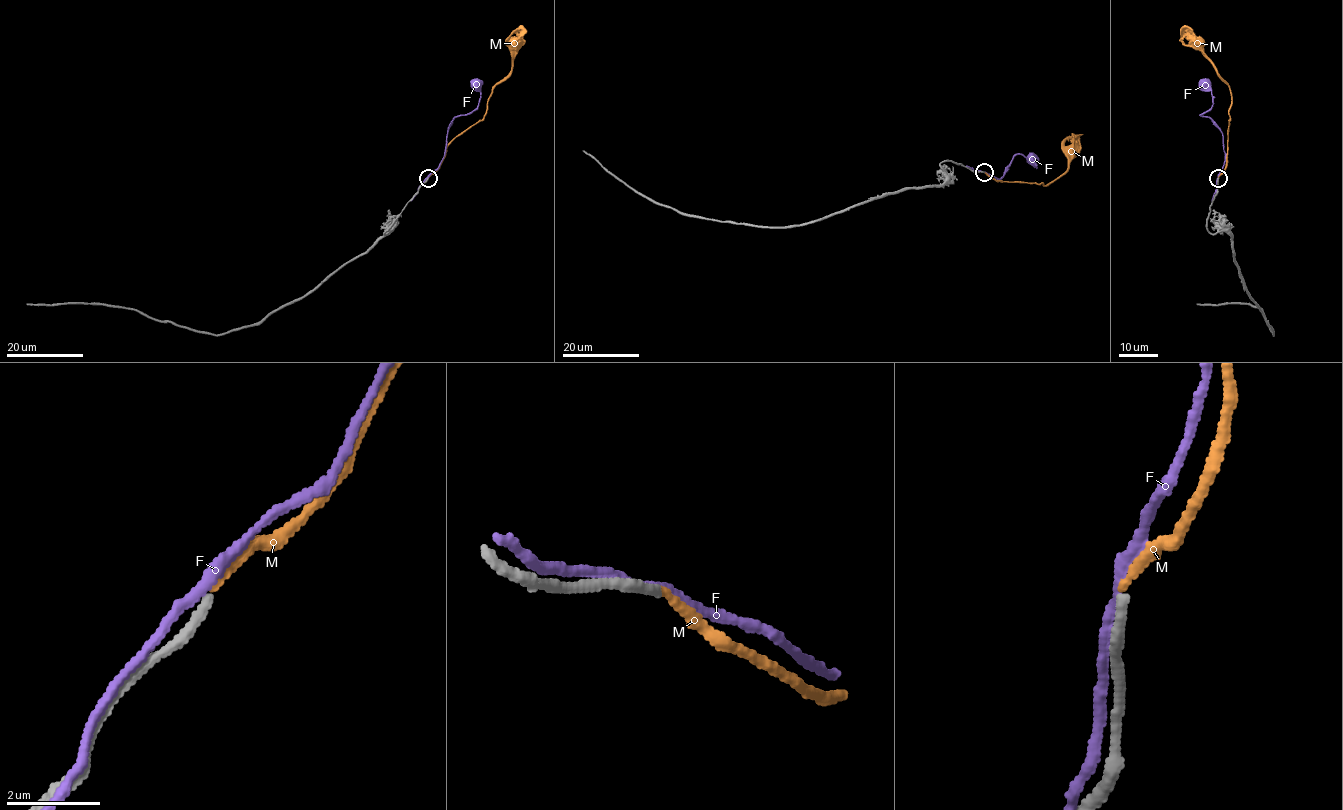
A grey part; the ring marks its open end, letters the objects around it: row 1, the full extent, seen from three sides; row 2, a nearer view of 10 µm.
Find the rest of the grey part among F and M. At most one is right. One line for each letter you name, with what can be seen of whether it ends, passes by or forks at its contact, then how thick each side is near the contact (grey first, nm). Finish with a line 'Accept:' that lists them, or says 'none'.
M: It ends there. Thickness 200 nm (grey) against 170 nm
Accept: M

